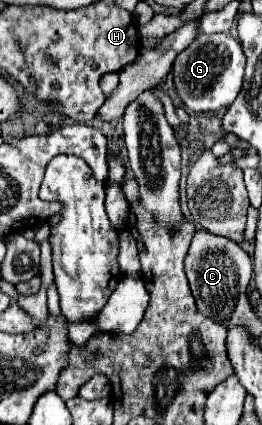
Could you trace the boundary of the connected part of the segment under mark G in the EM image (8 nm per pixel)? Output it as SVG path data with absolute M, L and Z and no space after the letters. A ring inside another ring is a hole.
M211 34L197 36L189 48L185 48L173 62L173 84L179 94L181 104L191 114L219 112L229 108L237 94L241 92L245 70L245 54L241 44L231 34Z

